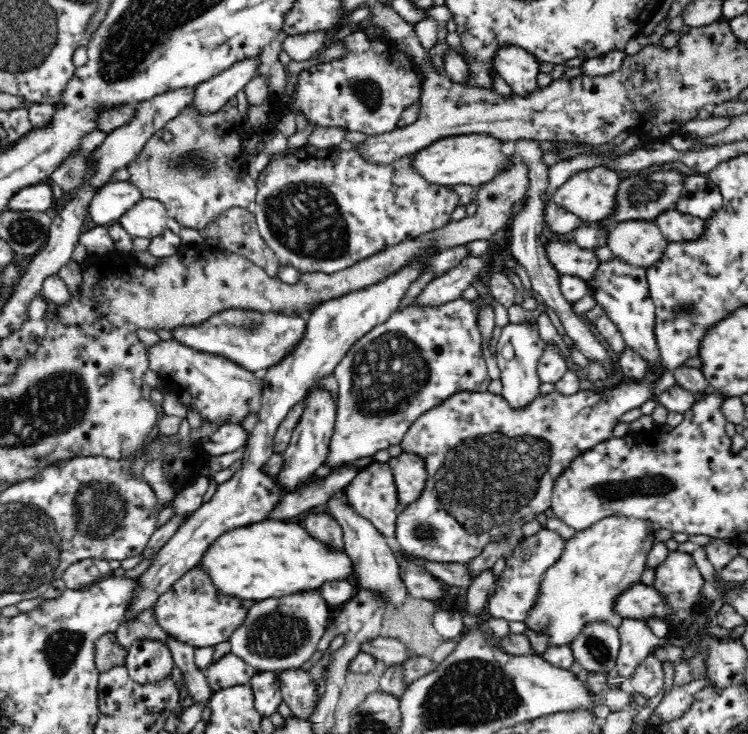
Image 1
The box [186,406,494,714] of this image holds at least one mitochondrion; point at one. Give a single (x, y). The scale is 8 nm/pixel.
(278, 634)

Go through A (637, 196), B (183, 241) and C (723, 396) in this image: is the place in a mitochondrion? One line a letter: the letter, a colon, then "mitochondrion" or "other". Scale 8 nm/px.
A: mitochondrion
B: other
C: other

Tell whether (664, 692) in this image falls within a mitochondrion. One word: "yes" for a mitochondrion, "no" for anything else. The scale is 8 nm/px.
no

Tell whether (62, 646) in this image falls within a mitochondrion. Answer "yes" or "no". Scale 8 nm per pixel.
yes

